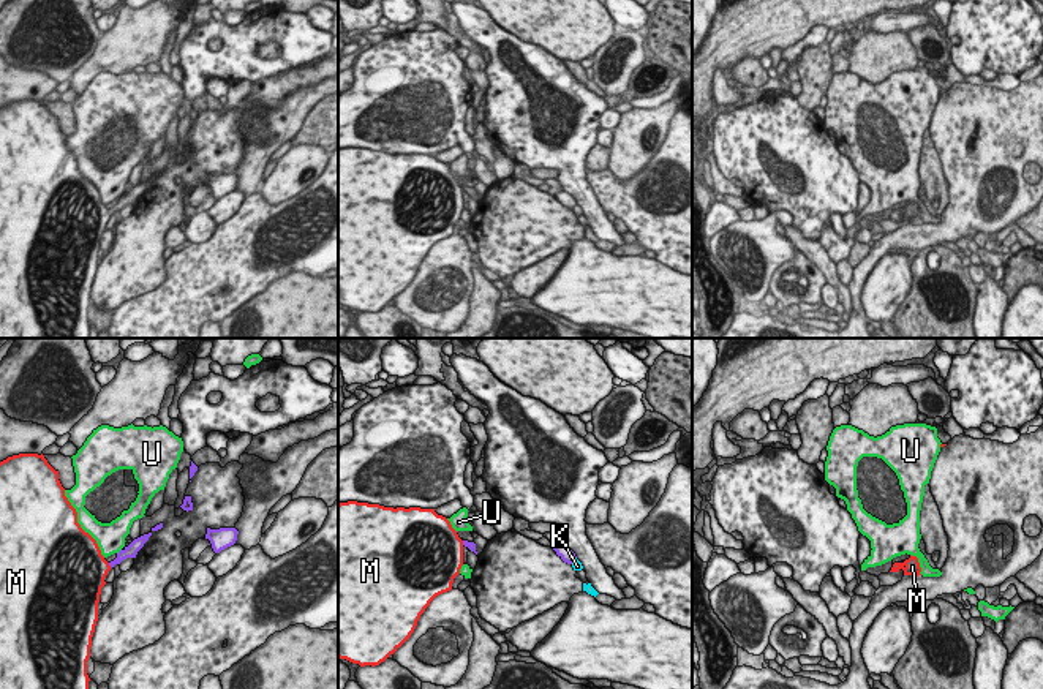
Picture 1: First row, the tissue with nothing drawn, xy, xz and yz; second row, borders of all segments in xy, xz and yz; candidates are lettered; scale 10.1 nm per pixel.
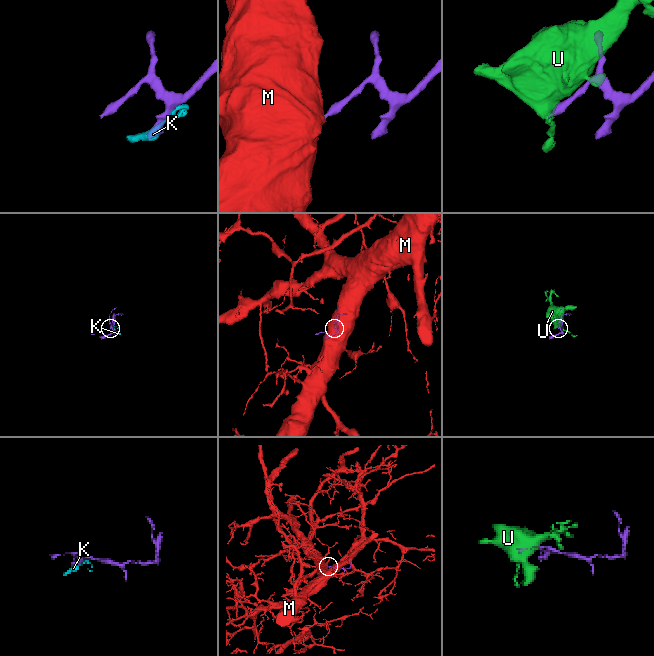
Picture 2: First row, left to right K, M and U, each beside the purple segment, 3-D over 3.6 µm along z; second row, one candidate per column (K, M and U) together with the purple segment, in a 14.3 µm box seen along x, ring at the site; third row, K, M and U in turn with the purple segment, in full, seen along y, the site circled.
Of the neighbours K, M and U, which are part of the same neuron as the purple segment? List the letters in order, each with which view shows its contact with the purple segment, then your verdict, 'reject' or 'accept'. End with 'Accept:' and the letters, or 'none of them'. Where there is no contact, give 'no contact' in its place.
K: contact in xz; reject
M: contact in xy; accept
U: contact in xy; reject
Accept: M

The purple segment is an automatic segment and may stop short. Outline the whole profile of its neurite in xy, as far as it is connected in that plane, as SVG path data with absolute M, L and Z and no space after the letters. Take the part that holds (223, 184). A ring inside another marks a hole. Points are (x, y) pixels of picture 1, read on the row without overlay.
M207 174L205 185L210 186L213 198L220 199L221 196L235 190L237 180L239 177L235 174L220 174L220 175Z

